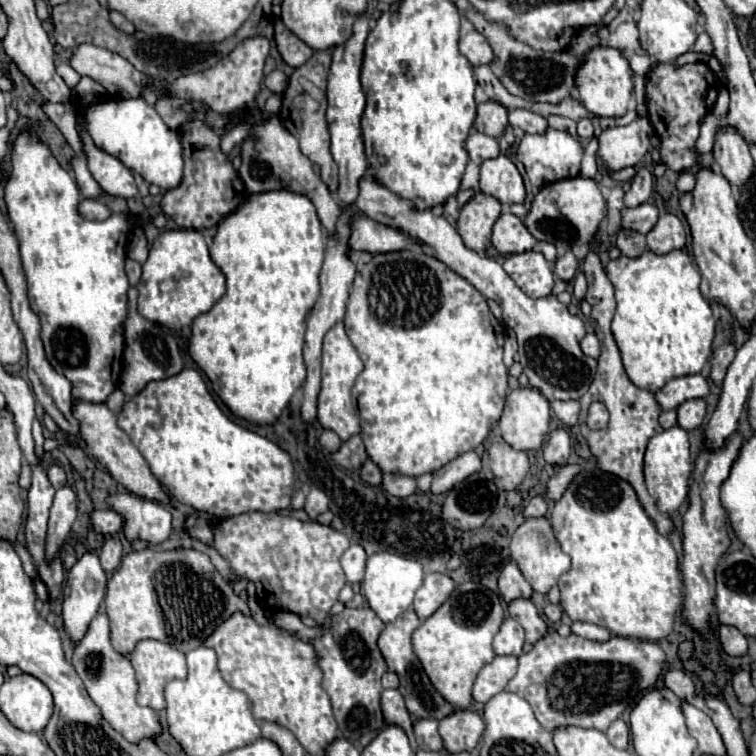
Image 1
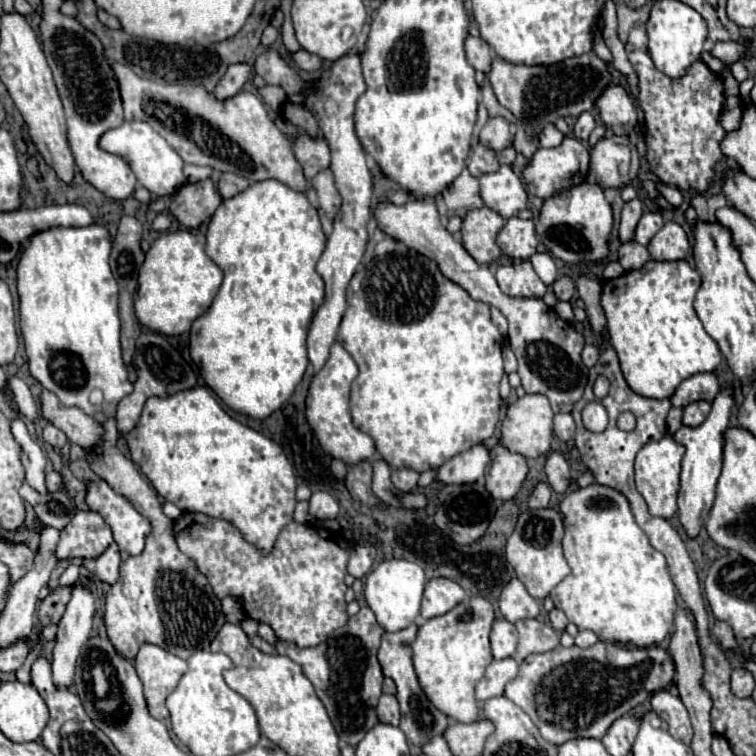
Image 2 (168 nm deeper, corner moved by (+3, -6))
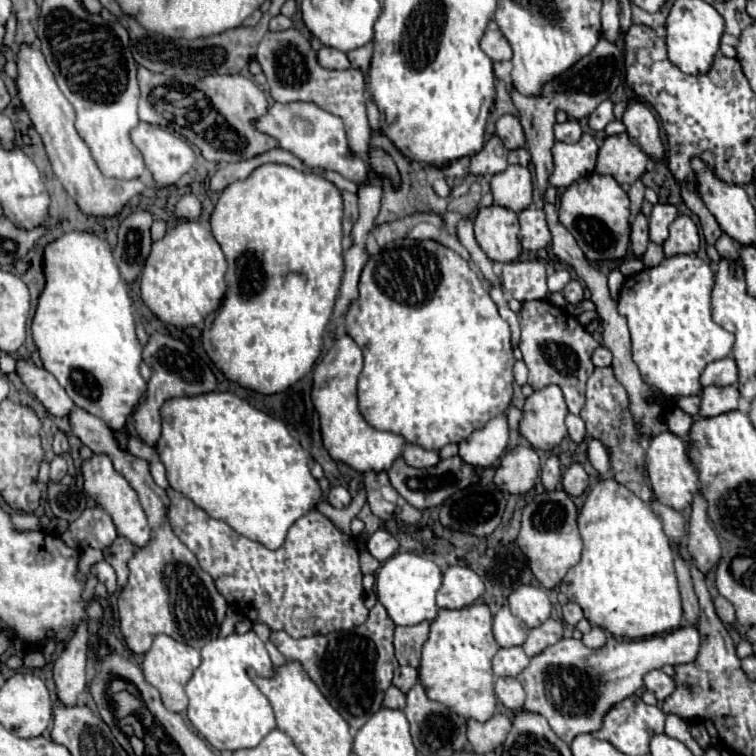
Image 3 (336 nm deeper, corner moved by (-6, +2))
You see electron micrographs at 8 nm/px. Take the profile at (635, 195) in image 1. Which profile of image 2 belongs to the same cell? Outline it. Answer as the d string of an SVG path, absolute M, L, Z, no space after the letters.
M638 198L624 204L622 222L620 222L620 242L628 242L634 238L634 228L640 216L642 216L642 202Z

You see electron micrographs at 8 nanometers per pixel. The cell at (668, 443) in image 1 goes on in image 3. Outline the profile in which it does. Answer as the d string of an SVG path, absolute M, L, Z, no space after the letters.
M663 432L663 434L655 436L645 452L645 466L649 472L653 492L659 498L659 502L663 502L675 510L685 510L687 506L691 506L693 496L699 492L699 478L687 456L687 444L683 438L671 434L671 432Z

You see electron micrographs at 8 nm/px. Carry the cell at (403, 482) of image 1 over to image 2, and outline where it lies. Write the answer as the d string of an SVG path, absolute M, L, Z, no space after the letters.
M392 470L392 484L400 490L400 492L410 492L416 488L418 482L418 472L414 470Z

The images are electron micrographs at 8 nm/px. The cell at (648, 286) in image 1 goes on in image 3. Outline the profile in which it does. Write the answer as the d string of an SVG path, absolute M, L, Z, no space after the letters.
M697 254L671 256L659 266L645 268L643 272L625 280L619 296L619 312L627 318L633 342L633 362L637 364L643 380L659 388L665 396L693 396L703 390L699 376L709 362L721 360L731 354L735 336L723 330L711 318L711 290L715 284L715 274L707 262L697 258Z

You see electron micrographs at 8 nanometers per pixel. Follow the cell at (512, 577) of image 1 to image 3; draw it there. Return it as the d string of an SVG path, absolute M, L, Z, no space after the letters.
M521 586L509 596L511 612L523 620L529 628L541 626L551 616L549 596L535 586Z

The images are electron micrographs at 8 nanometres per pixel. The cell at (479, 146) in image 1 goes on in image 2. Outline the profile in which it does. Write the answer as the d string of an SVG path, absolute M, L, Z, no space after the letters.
M478 144L470 158L468 158L468 170L472 176L482 176L486 172L496 172L498 170L498 160L496 160L496 152L484 144Z

